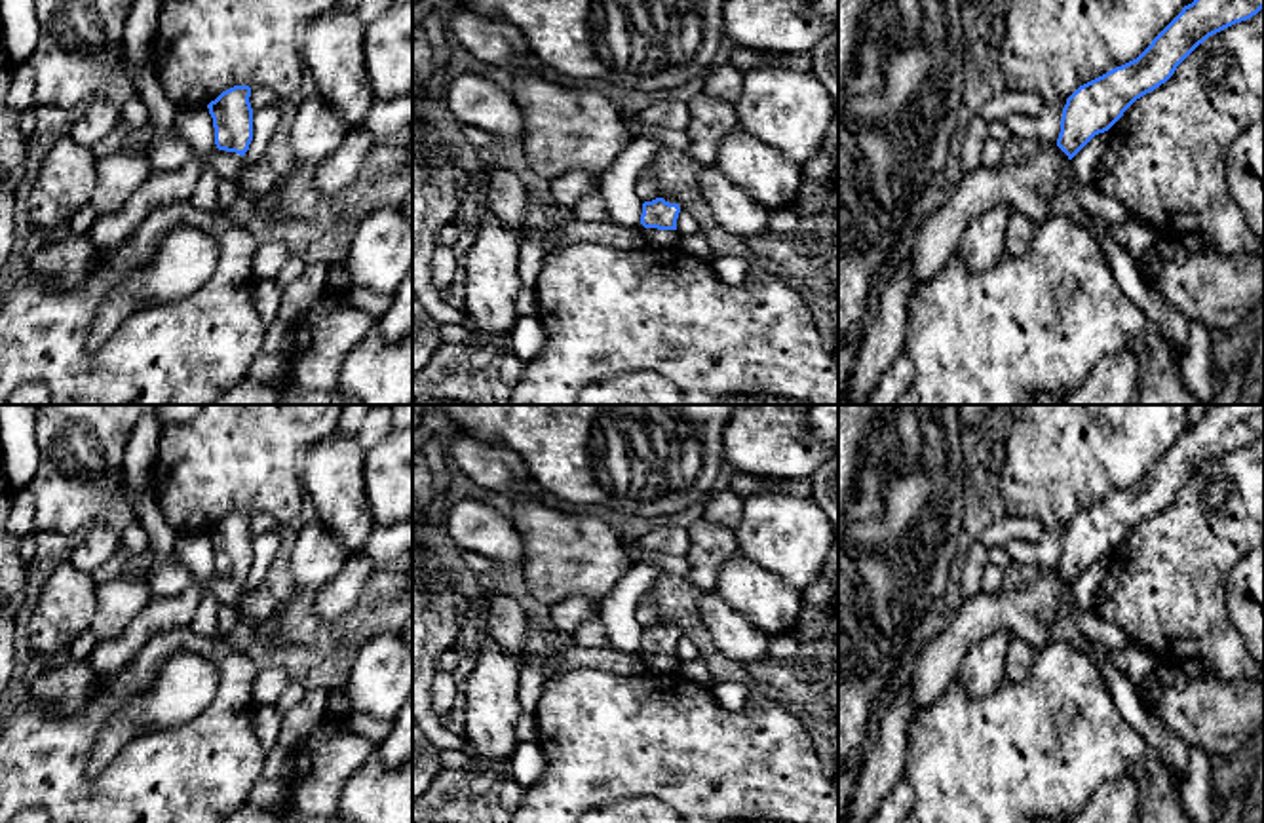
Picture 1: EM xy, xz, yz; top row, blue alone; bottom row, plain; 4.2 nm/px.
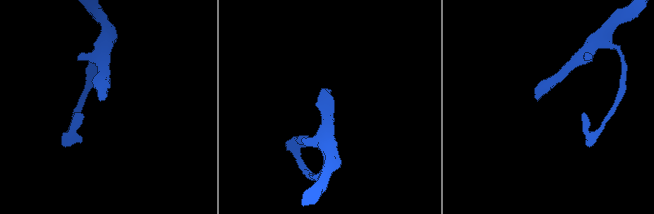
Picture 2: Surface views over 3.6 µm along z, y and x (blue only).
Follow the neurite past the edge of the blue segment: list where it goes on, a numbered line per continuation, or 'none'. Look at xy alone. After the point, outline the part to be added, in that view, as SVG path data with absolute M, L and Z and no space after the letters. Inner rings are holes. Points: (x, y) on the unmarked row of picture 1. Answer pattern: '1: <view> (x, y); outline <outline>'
none

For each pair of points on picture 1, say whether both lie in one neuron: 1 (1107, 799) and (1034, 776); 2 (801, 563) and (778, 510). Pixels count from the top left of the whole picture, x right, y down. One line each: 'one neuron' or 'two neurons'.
1: two neurons
2: one neuron

